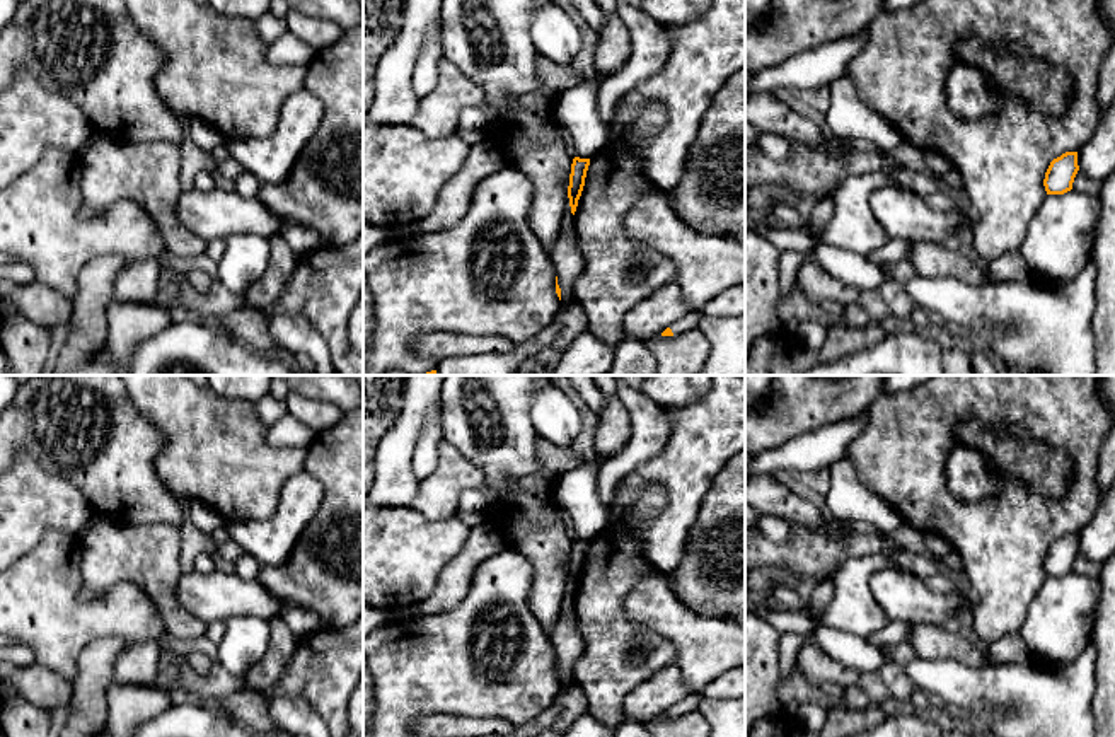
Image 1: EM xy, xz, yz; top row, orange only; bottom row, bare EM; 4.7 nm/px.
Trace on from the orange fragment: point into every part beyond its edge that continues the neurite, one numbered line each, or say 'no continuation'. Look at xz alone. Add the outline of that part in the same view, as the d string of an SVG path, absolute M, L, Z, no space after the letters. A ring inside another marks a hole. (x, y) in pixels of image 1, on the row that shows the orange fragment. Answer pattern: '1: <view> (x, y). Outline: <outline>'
1: xz (691, 319). Outline: M689 309L685 316L682 316L670 326L673 336L696 329L699 326L702 314L704 314L702 309L692 309L692 310Z

